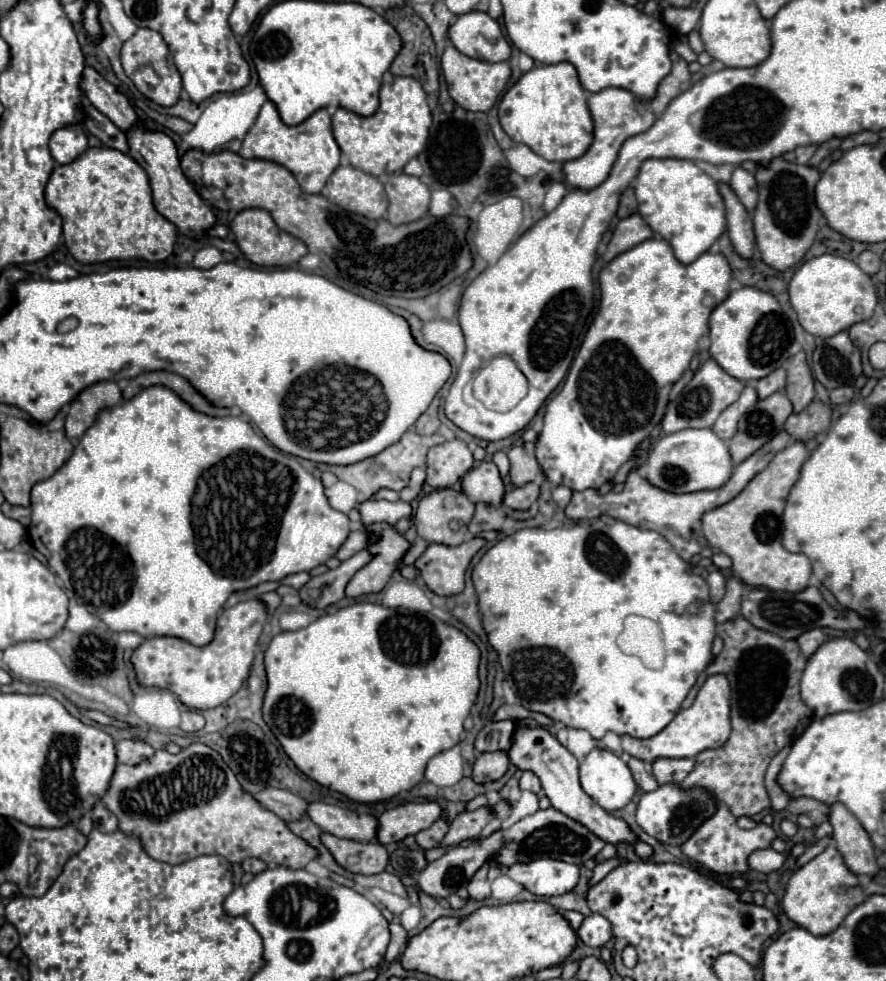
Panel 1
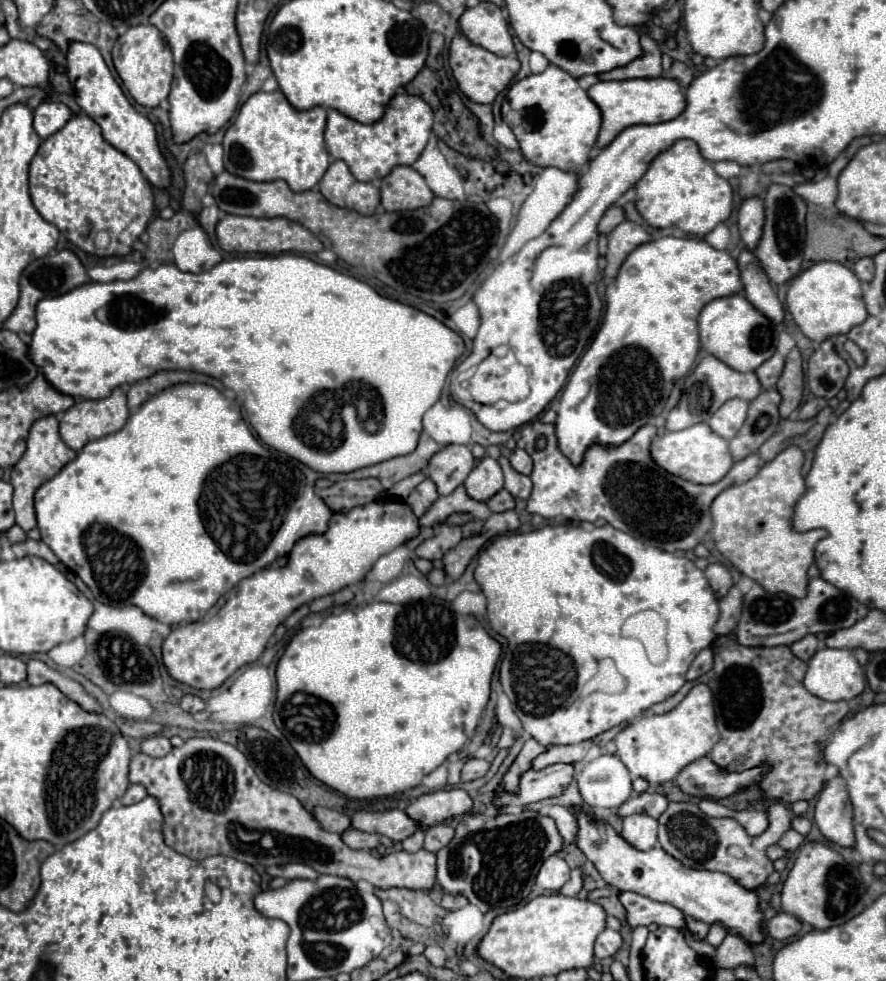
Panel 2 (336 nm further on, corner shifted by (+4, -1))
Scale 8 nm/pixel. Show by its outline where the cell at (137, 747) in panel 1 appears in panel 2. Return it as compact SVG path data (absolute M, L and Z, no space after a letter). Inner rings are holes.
M152 735L152 737L144 739L140 745L140 753L146 753L150 757L164 757L170 749L172 749L172 745L164 735Z

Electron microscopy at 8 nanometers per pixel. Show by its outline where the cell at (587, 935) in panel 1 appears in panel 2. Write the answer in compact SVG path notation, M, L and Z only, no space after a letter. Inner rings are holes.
M604 929L598 939L596 939L596 947L594 947L594 955L598 959L606 959L606 957L612 957L616 955L616 951L620 949L622 945L622 937L618 931L612 931L612 929Z

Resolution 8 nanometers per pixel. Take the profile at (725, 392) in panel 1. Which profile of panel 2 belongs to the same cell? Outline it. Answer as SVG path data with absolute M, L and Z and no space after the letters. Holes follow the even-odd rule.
M706 355L694 371L690 371L684 377L682 383L682 397L678 401L678 405L670 411L668 419L666 419L666 429L668 431L680 431L686 427L692 427L696 423L708 423L710 417L720 409L720 405L724 405L728 399L740 397L746 401L752 401L756 395L762 393L760 381L756 377L756 373L738 373L734 369L730 369L728 365L724 365L720 359Z

